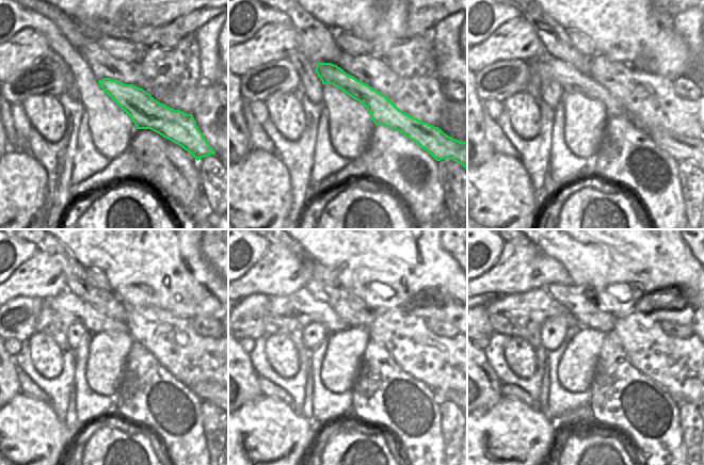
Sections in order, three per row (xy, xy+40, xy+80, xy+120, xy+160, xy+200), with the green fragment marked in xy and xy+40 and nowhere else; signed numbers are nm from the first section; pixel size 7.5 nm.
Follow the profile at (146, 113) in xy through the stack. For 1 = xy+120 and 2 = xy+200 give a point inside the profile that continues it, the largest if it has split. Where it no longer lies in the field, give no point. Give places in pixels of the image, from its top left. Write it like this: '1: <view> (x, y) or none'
1: xy+120 (70, 306)
2: xy+200 (505, 313)

